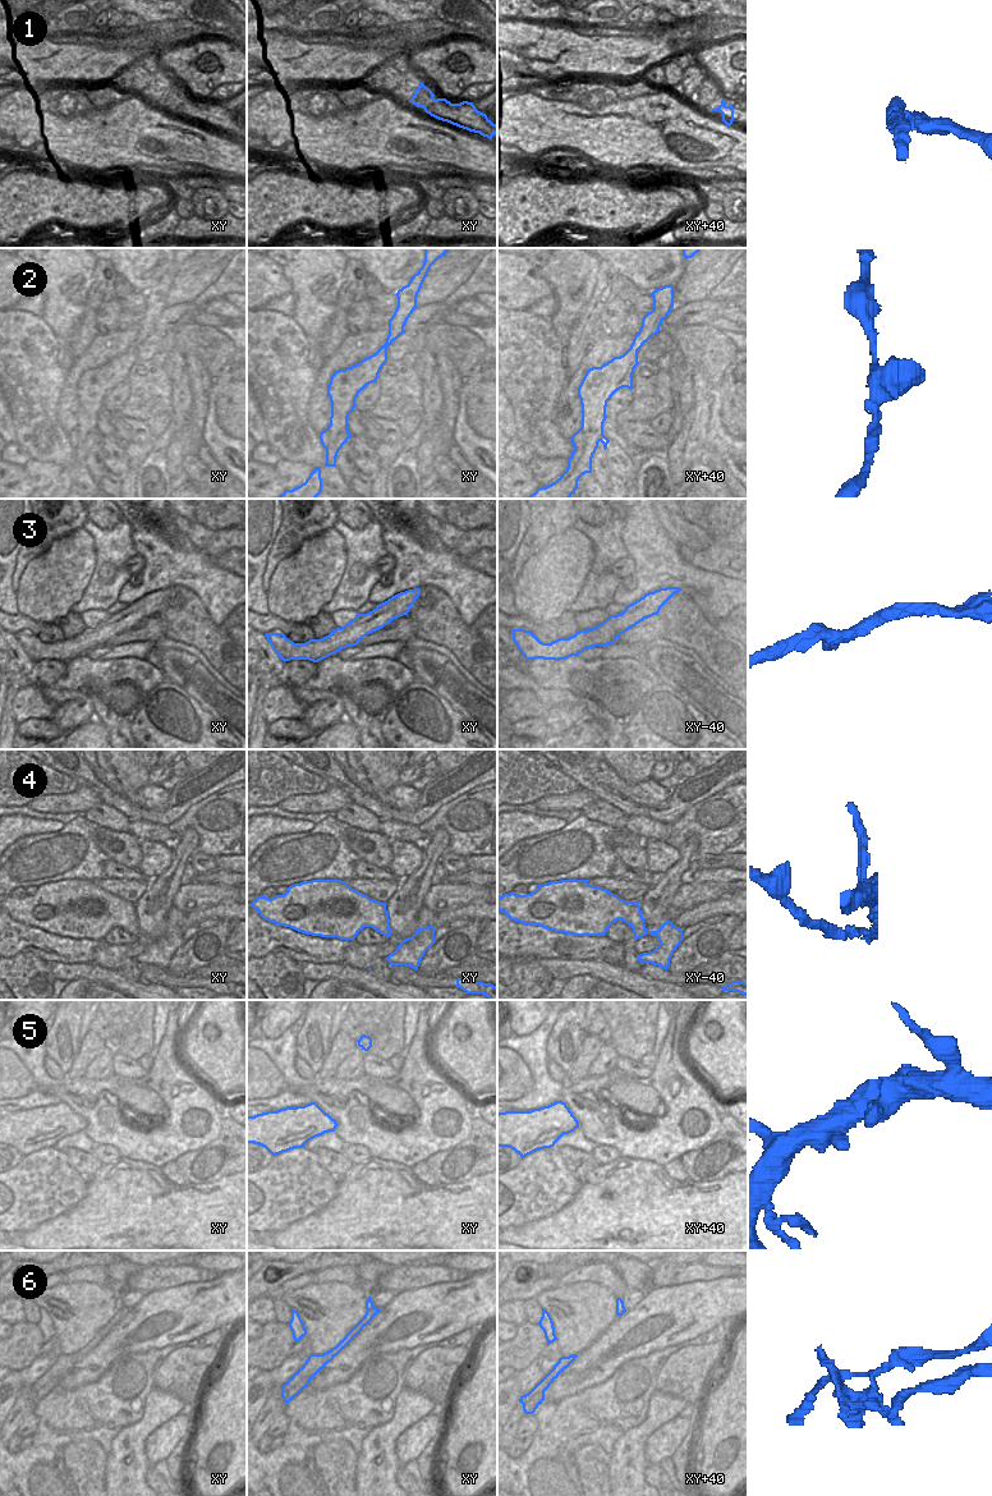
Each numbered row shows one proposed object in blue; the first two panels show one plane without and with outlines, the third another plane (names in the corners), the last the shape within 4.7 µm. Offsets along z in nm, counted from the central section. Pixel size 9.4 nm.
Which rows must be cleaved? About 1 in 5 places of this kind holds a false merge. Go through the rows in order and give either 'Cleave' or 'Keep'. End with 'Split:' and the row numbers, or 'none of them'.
1: Cleave
2: Keep
3: Keep
4: Cleave
5: Keep
6: Cleave
Split: 1, 4, 6

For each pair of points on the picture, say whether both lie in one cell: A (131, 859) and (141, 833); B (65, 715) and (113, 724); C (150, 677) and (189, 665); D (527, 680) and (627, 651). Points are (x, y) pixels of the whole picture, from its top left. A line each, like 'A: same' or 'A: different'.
A: different
B: different
C: different
D: different

